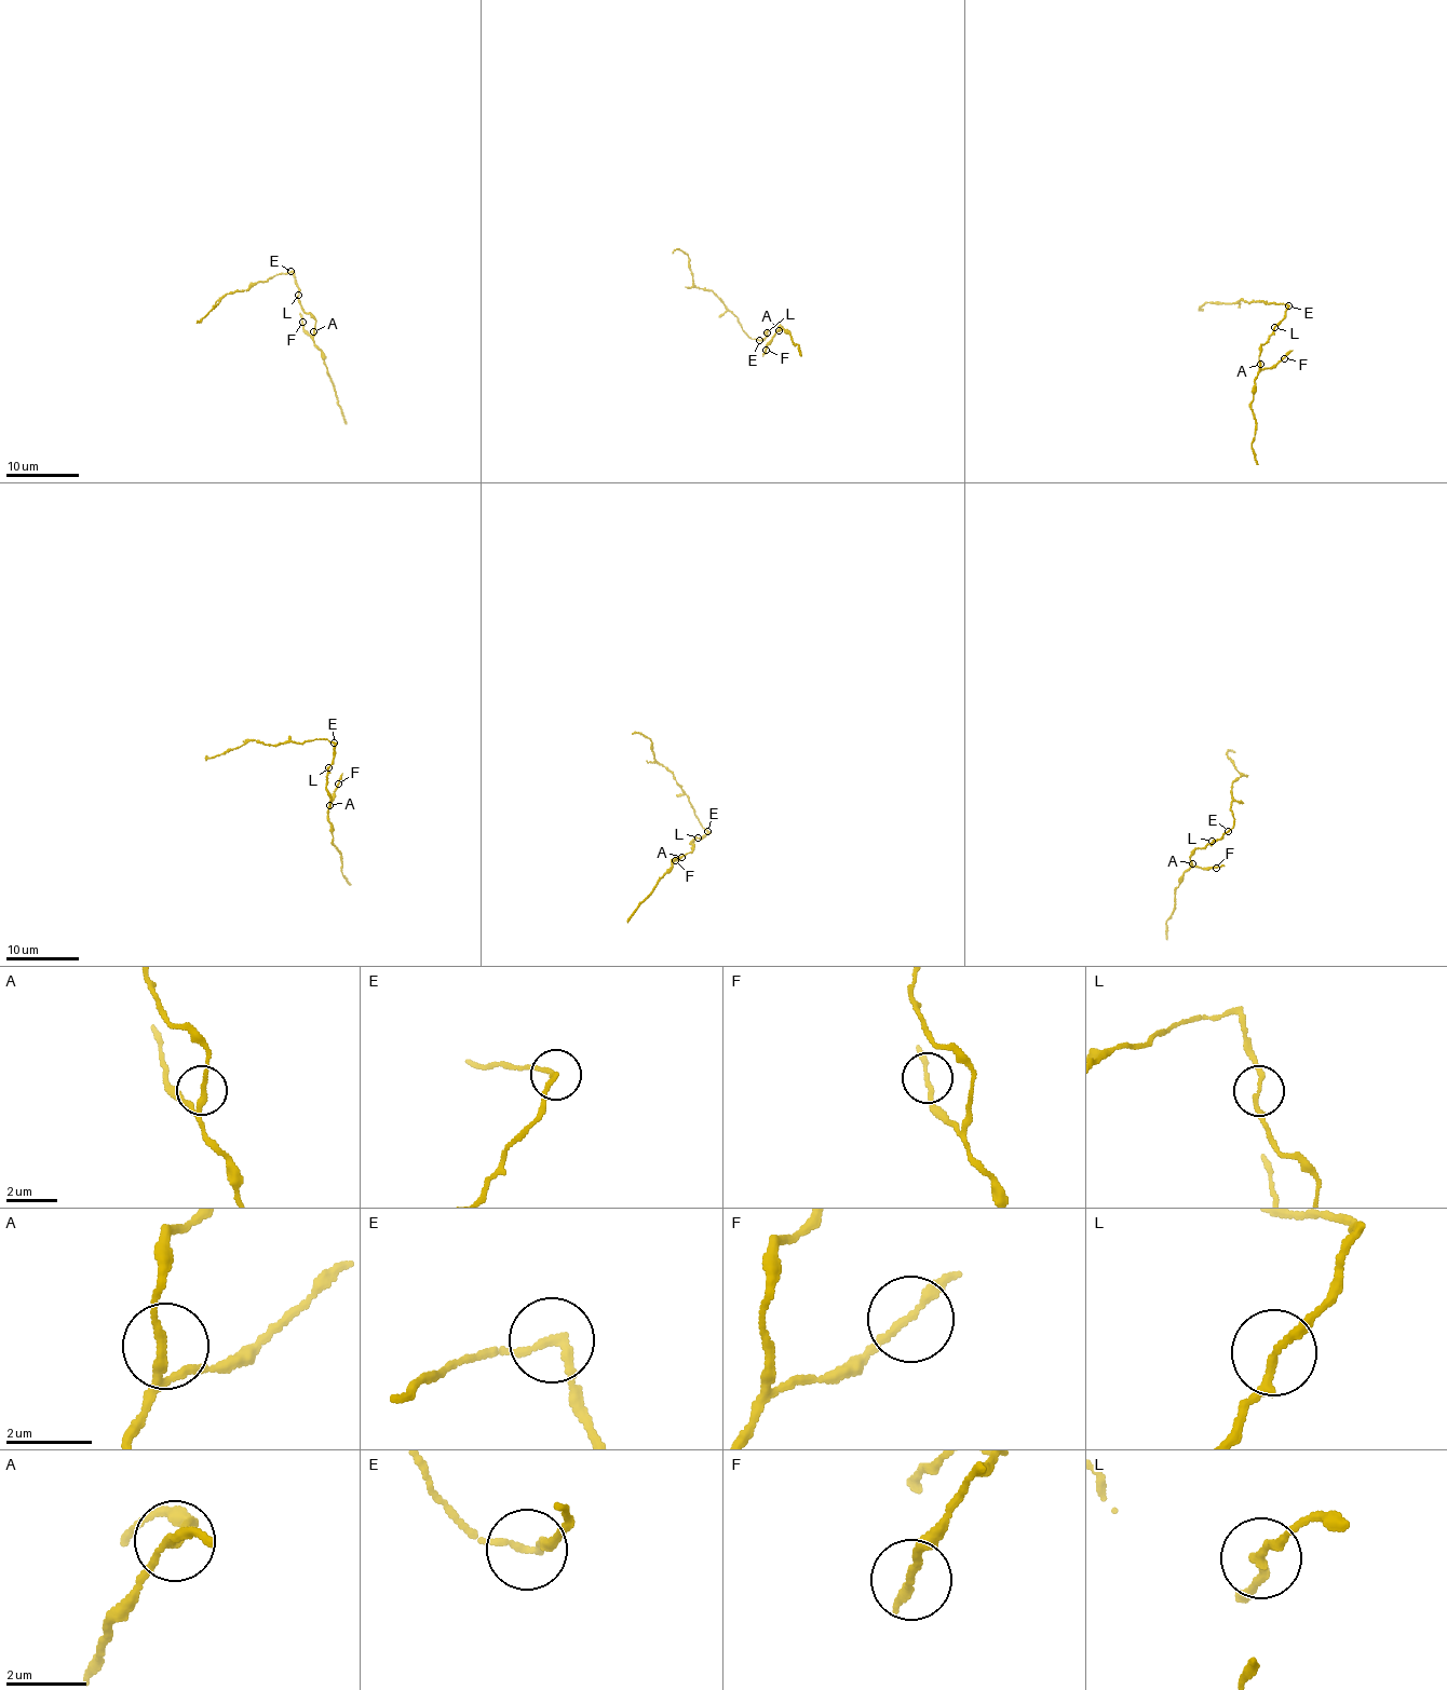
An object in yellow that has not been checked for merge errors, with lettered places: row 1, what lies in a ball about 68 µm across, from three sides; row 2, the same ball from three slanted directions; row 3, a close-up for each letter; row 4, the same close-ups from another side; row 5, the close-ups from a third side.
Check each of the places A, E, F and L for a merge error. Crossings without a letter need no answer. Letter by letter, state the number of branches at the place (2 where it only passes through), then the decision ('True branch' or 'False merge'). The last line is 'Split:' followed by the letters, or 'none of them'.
A: Branches: 3. True branch
E: Branches: 2. False merge
F: Branches: 2. True branch
L: Branches: 2. True branch
Split: E

